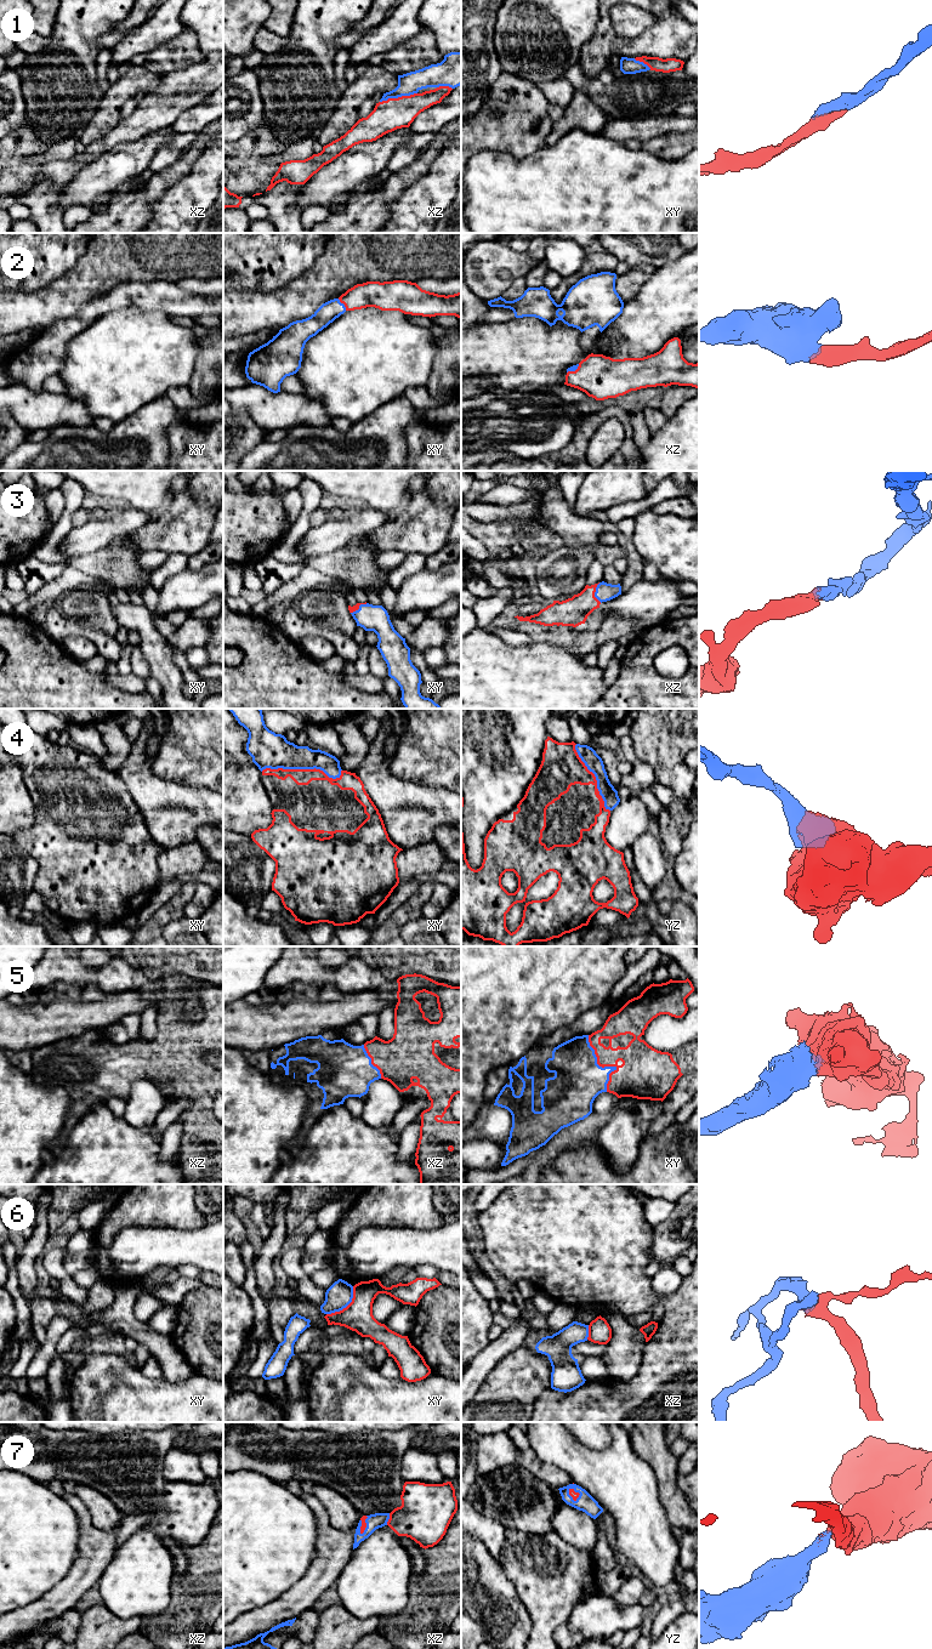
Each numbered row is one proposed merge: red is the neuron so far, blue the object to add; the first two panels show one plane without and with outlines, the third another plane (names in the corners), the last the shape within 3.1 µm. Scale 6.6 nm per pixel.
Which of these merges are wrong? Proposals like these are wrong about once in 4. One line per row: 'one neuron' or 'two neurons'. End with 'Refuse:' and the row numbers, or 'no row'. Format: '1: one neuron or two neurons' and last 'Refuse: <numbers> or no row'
1: one neuron
2: one neuron
3: one neuron
4: one neuron
5: one neuron
6: two neurons
7: one neuron
Refuse: 6

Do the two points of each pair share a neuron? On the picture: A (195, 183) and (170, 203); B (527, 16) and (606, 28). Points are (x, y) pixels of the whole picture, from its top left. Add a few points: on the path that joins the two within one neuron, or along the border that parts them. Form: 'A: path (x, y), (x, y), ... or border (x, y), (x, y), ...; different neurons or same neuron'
A: path (188, 191), (177, 191), (176, 195); same neuron
B: border (600, 12), (596, 29), (580, 51); different neurons

